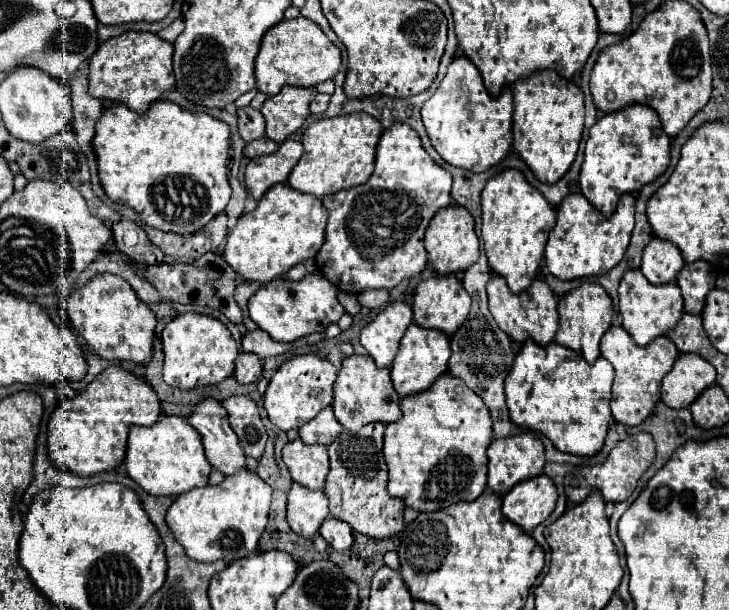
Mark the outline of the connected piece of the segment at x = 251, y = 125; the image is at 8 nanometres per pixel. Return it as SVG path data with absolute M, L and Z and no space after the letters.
M251 106L237 110L239 120L239 134L245 142L253 142L265 134L265 120L263 114Z

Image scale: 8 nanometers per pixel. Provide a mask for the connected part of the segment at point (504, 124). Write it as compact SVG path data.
M459 56L449 64L437 92L421 106L423 124L441 158L451 166L471 172L483 172L505 158L513 142L511 114L511 90L505 88L499 96L491 96L485 90L477 66L467 56Z

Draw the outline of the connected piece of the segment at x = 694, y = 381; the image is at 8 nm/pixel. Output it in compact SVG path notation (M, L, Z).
M679 354L661 382L661 400L671 408L687 408L713 382L713 364L697 354Z

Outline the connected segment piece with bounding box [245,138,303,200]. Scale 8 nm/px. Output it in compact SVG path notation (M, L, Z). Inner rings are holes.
M287 138L277 152L267 156L253 158L245 168L245 188L255 200L261 200L261 196L275 184L287 182L291 170L299 162L303 154L301 142Z

